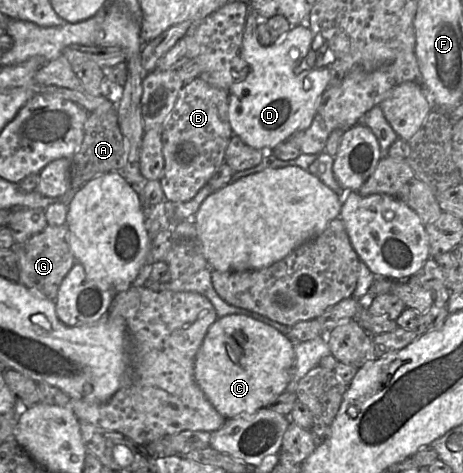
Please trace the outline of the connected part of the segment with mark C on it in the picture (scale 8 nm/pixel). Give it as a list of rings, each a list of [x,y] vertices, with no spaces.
[[[230,314],[210,326],[195,356],[194,378],[213,407],[226,419],[267,408],[293,377],[294,342],[274,327],[251,317]]]

